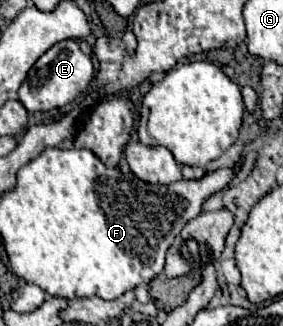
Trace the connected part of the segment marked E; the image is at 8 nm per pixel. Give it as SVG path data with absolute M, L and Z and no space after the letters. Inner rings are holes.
M62 40L54 44L48 52L44 52L38 62L30 68L28 78L18 90L20 102L28 112L48 112L48 110L60 110L68 104L72 104L76 98L84 96L88 92L88 86L94 78L94 68L90 56L86 56L76 40Z

